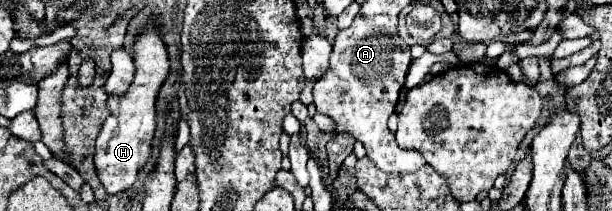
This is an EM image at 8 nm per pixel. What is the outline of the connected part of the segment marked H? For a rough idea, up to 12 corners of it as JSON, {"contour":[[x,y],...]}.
{"contour":[[157,19],[133,43],[133,85],[109,93],[93,163],[107,195],[151,157],[169,53]]}

